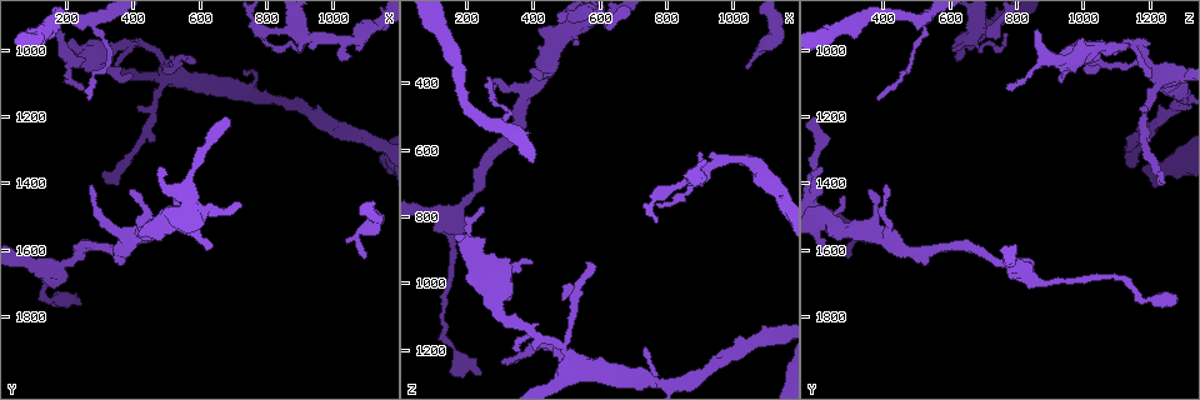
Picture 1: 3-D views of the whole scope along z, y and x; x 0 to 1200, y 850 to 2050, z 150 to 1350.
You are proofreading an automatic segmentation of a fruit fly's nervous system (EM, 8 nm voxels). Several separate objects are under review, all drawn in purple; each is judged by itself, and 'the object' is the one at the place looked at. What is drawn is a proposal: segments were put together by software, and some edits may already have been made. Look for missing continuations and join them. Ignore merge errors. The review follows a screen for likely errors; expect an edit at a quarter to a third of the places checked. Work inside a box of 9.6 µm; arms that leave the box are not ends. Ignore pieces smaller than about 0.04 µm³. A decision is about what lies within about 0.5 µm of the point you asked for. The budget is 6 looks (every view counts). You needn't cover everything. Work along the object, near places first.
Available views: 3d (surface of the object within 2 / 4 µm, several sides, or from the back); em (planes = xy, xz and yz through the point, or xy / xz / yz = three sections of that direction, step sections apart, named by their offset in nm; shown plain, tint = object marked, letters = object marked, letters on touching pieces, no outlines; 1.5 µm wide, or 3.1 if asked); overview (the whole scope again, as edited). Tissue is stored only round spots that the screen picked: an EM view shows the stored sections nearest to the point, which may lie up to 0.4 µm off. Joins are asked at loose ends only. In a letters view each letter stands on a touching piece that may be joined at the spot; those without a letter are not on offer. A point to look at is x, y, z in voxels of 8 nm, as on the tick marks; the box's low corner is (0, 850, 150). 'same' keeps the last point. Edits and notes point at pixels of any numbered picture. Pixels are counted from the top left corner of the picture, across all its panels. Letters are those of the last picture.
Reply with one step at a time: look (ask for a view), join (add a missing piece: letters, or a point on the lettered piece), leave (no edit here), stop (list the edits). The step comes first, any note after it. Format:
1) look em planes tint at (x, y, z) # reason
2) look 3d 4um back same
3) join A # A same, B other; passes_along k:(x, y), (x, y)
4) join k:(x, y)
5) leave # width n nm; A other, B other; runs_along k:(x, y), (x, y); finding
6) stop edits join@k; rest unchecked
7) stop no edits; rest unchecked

look 3d 2um at (1050, 1030, 610) # an open end

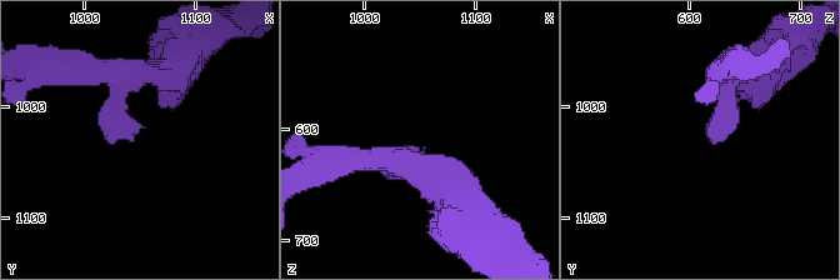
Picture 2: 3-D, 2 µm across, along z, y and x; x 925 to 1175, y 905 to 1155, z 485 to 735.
look em yz step 8 letters at (1046, 1020, 616) # arm_widths 200, 340 nm; shape alone is not enough

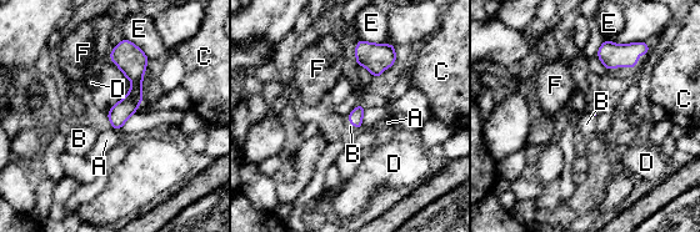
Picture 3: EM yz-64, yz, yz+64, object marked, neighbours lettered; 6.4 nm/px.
look em planes letters same # cut it another way

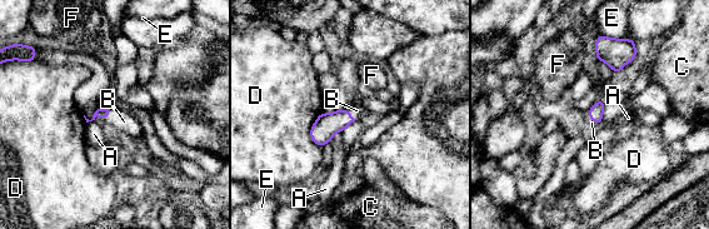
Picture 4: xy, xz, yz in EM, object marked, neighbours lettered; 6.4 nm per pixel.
join B # A other, B same, C other, D other, E other, F other; the neuron continues

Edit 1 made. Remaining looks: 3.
look overview

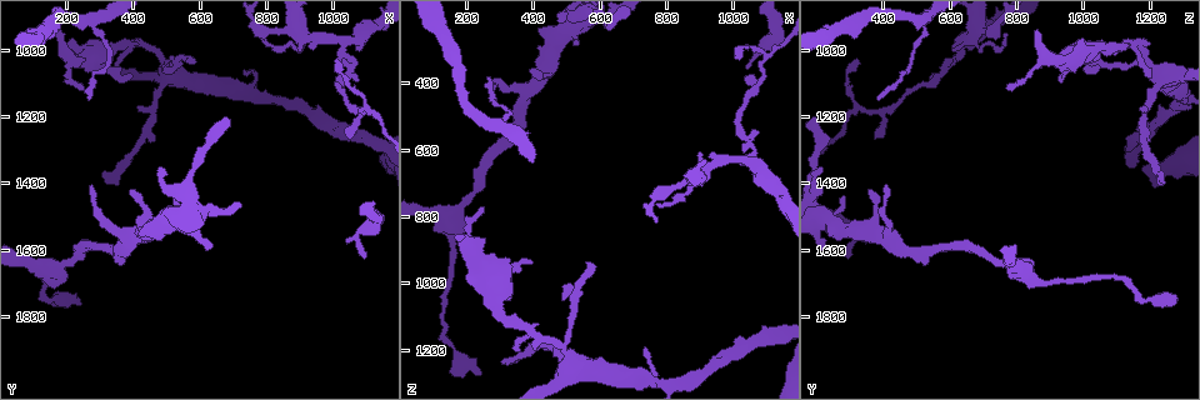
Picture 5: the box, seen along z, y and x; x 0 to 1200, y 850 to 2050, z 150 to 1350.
look em xy step 8 letters at (270, 1400, 400) # branch stops here

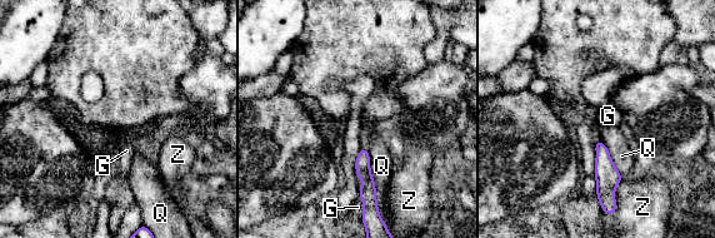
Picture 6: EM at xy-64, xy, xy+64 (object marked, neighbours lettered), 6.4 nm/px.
leave # G other, Q other, Z other; no lettered piece goes on from it

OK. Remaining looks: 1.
look em planes letters at (230, 1760, 1280) # branch stops here

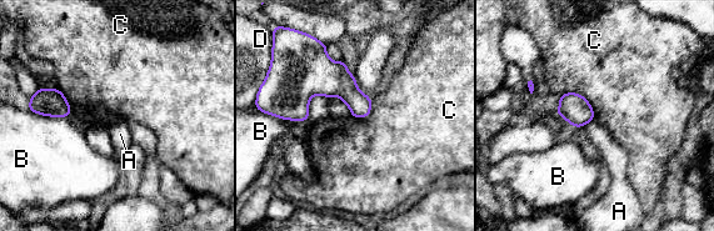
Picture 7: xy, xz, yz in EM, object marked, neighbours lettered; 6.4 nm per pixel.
leave # width 140 nm; A other, B other, C other, D other; border 7:(560, 94), (580, 94), (594, 117); none of them fits

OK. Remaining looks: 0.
stop edits join@4; rest unchecked

